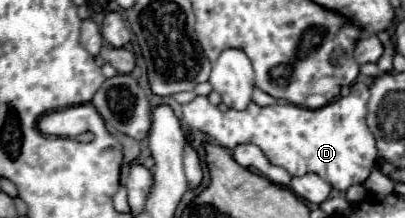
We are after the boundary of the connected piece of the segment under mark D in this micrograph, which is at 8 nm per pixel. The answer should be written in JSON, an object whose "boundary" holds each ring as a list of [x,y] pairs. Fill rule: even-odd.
{"boundary":[[[356,81],[348,97],[340,97],[320,109],[306,109],[290,103],[276,103],[270,107],[250,103],[244,111],[228,109],[222,113],[208,97],[196,97],[192,103],[182,105],[182,113],[188,129],[202,131],[220,147],[234,149],[240,143],[254,143],[274,165],[284,167],[290,175],[316,173],[334,189],[346,191],[350,185],[360,185],[378,163],[376,141],[366,125],[368,97],[368,85]]]}

